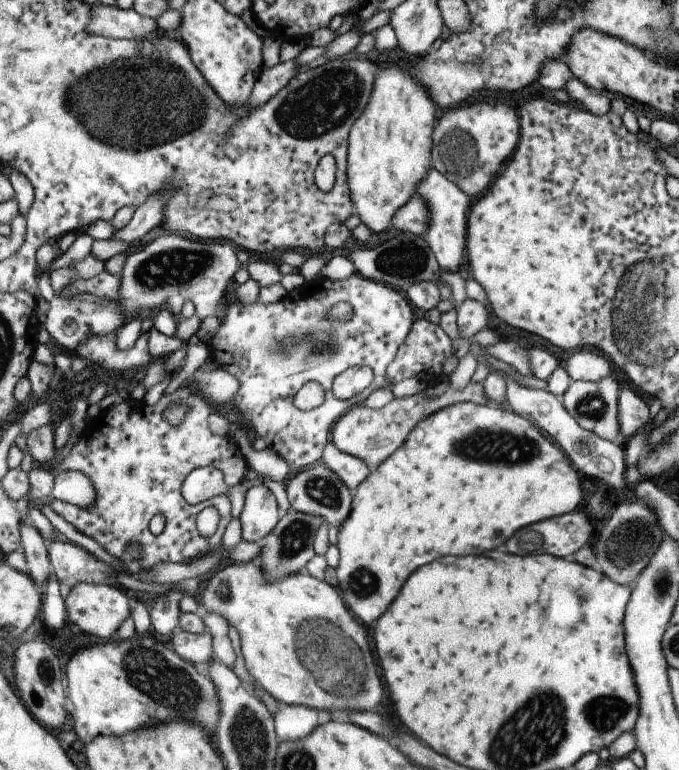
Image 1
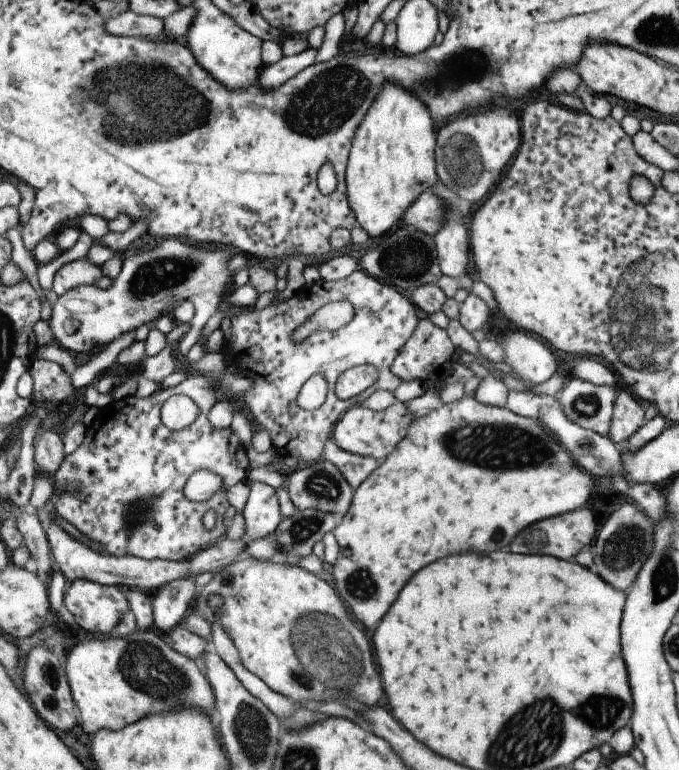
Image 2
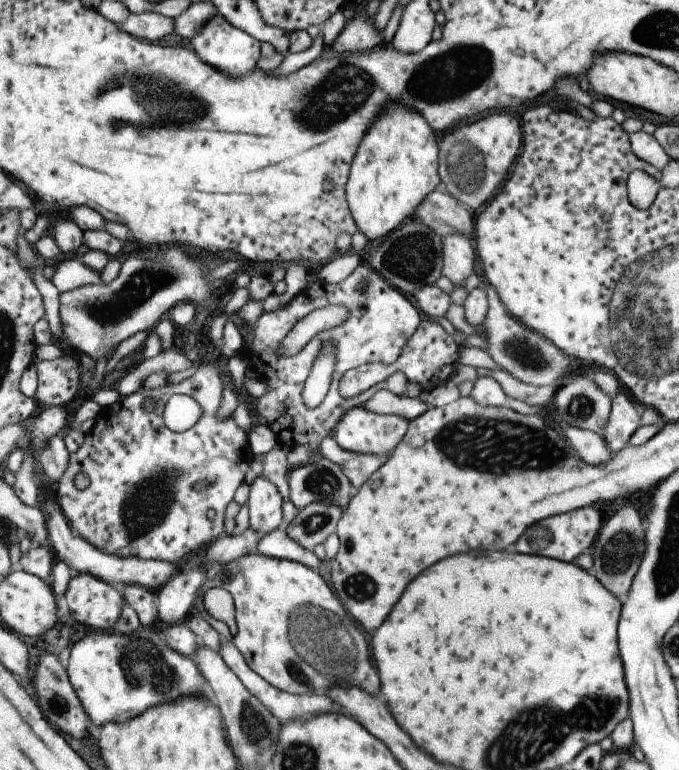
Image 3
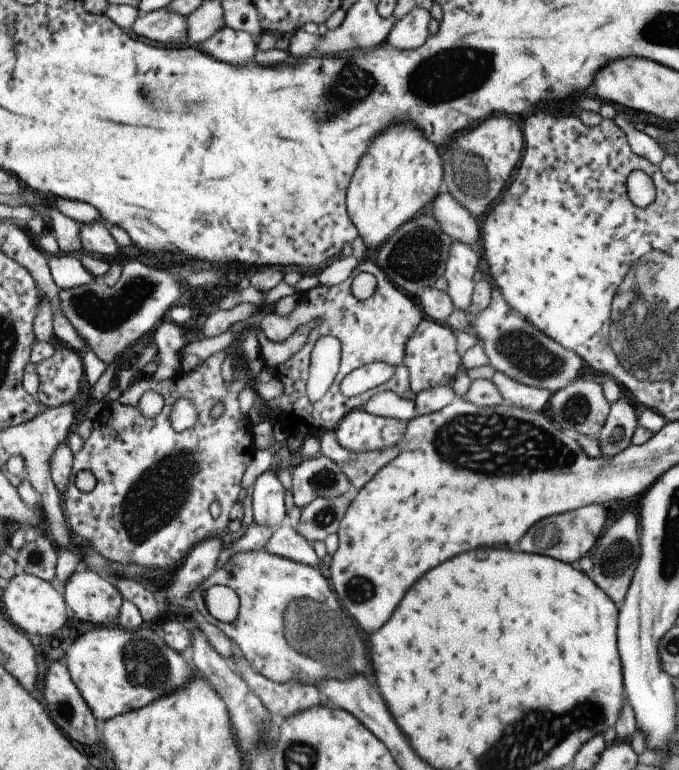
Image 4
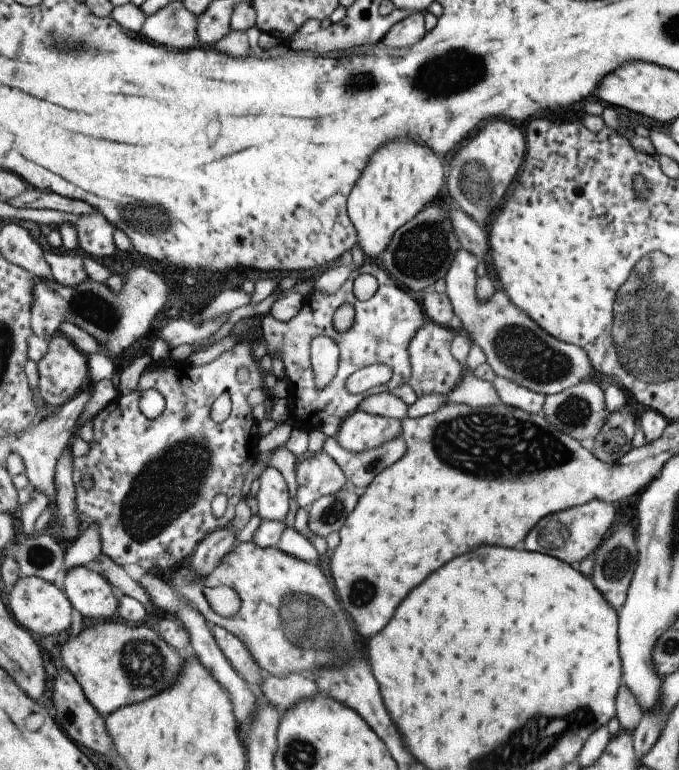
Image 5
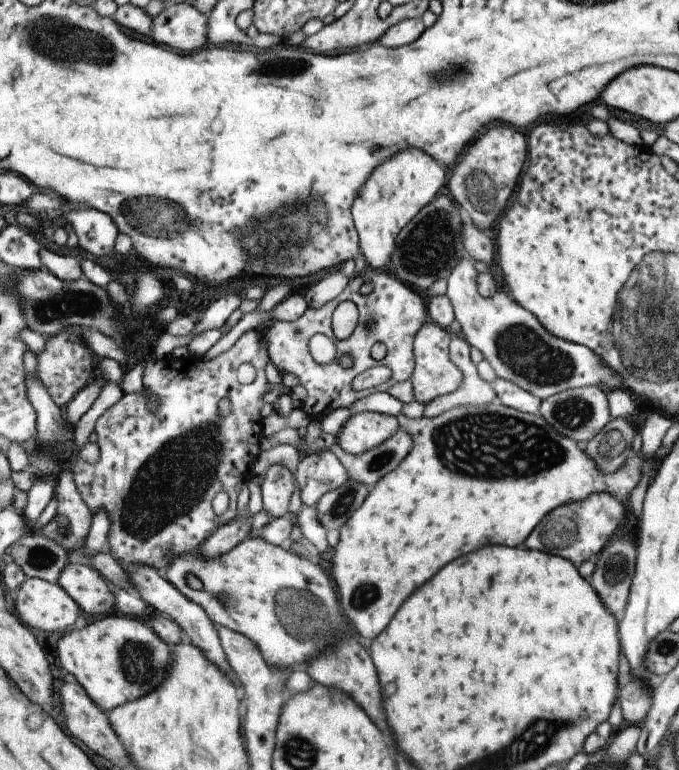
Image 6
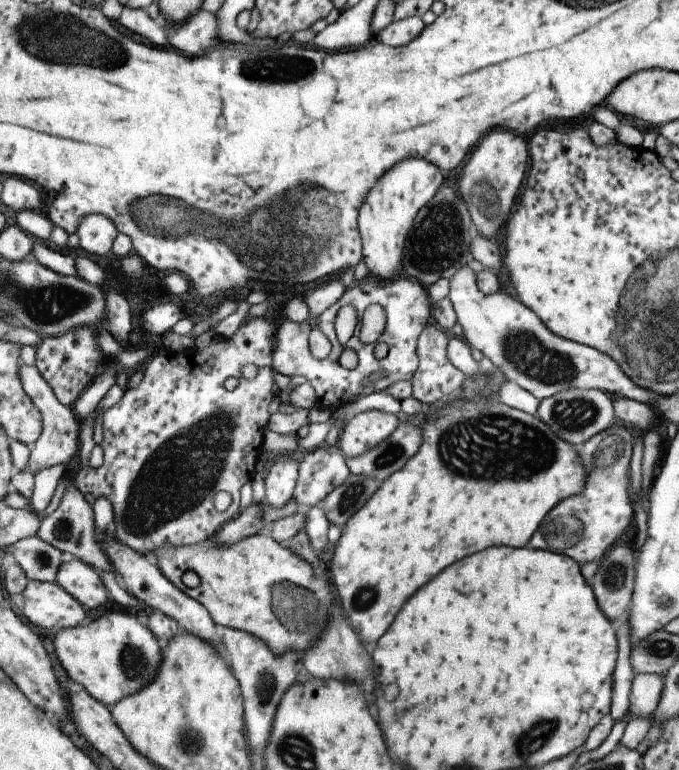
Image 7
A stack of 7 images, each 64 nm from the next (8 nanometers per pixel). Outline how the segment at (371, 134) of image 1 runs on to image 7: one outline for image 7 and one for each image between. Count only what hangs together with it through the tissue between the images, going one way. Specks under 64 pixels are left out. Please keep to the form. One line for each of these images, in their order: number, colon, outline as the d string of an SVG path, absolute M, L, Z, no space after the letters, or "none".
2: M385 84L373 110L369 110L349 162L349 200L359 226L373 236L387 234L421 194L437 186L437 122L429 106L397 84Z
3: M395 102L393 106L389 106L381 114L377 124L365 136L365 140L357 152L357 158L355 158L351 178L349 178L347 198L349 198L349 208L353 210L353 218L357 220L359 232L363 232L367 240L379 238L383 242L409 216L413 218L417 214L417 210L425 204L425 200L431 194L435 194L435 190L441 182L443 182L443 178L441 178L441 142L439 142L439 136L433 132L429 120L423 114Z
4: M413 124L393 126L375 140L349 188L349 216L357 224L367 250L381 250L397 230L415 220L417 214L425 212L429 204L437 200L445 178L443 162L439 146Z
5: M411 138L395 140L373 156L373 162L367 166L349 198L349 216L357 226L359 246L367 260L381 262L397 232L407 222L413 222L429 204L439 202L439 194L447 182L443 162L439 154Z
6: M411 148L393 156L375 170L361 194L351 204L357 230L361 234L361 250L371 268L389 272L389 264L397 254L397 238L401 238L405 226L409 226L409 222L413 222L421 210L439 198L445 182L447 172L443 170L443 164L433 156Z
7: M427 158L405 160L397 164L369 194L365 206L361 208L359 226L365 242L365 264L371 276L377 276L381 282L399 280L405 266L405 250L409 234L417 224L417 218L429 202L441 192L445 174L437 164L431 164Z

